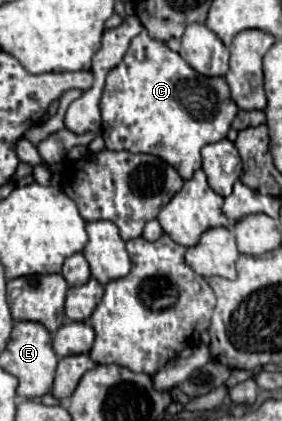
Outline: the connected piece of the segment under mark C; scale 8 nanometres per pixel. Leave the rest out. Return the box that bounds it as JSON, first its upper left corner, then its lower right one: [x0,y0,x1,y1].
[100,29,238,179]

